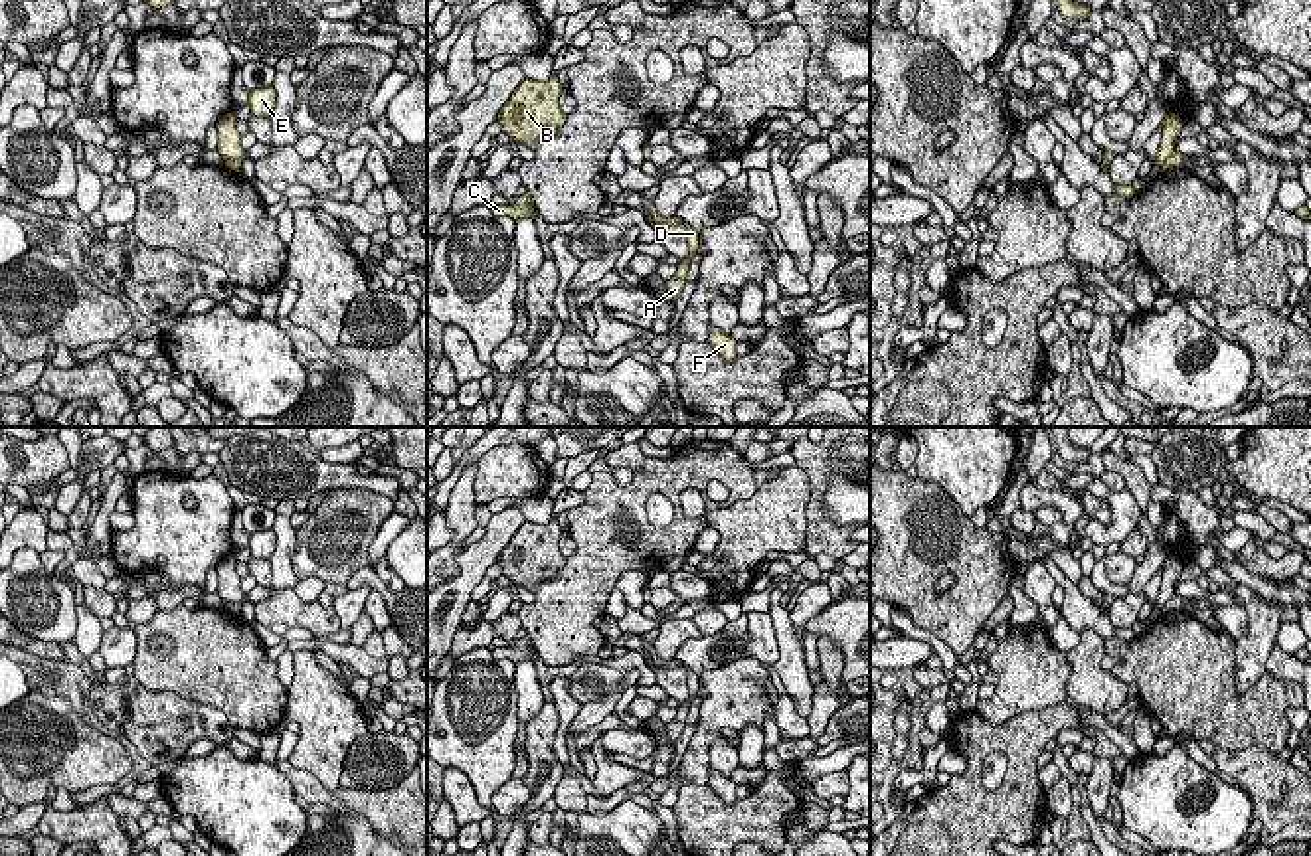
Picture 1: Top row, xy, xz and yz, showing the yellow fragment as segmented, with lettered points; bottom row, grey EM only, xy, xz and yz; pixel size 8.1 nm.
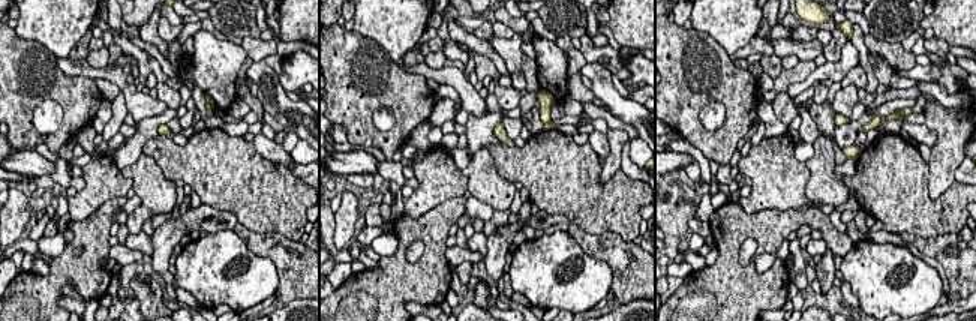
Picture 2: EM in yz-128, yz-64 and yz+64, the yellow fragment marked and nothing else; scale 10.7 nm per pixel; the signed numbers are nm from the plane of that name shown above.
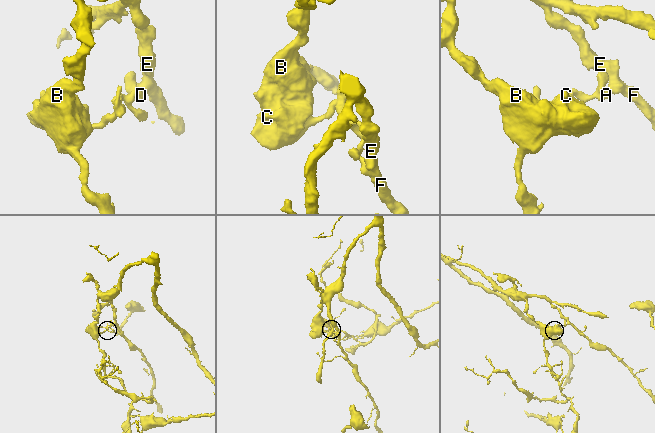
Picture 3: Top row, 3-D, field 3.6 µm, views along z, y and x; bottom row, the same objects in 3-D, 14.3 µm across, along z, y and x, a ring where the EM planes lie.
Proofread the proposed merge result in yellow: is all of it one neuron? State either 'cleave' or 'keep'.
cleave

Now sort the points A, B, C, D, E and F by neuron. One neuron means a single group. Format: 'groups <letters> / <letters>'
groups A E F / B C D

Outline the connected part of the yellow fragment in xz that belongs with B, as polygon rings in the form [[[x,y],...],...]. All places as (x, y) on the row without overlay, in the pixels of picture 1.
[[[554,516],[548,524],[524,522],[498,556],[502,575],[512,585],[534,593],[542,581],[554,579],[564,567],[566,556],[558,546],[560,536],[562,528]]]

